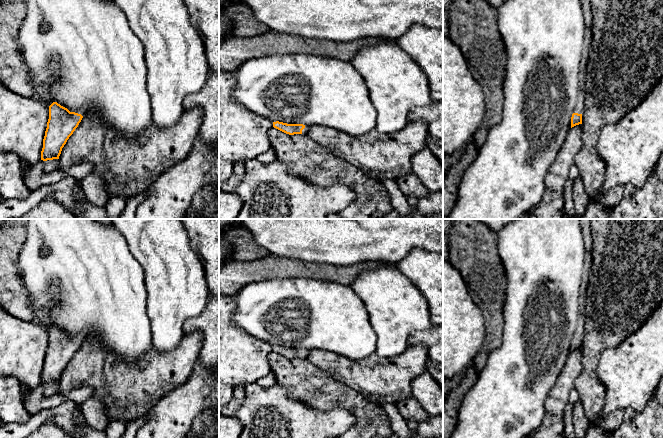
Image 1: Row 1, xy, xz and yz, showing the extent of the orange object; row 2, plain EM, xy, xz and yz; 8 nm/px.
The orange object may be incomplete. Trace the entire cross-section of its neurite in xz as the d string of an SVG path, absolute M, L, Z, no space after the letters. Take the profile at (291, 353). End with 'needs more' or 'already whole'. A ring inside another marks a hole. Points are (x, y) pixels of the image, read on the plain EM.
M273 346L273 351L289 359L307 359L309 350L303 348L287 348L283 346Z | needs more

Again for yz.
M582 306L581 313L578 317L578 322L576 325L574 336L571 341L571 352L576 349L582 348L582 338L584 335L585 322L586 322L586 313L584 307Z | needs more

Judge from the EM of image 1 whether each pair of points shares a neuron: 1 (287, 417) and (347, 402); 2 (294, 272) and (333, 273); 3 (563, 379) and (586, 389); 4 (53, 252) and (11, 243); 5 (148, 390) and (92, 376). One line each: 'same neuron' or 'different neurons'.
1: different neurons
2: same neuron
3: different neurons
4: different neurons
5: same neuron

